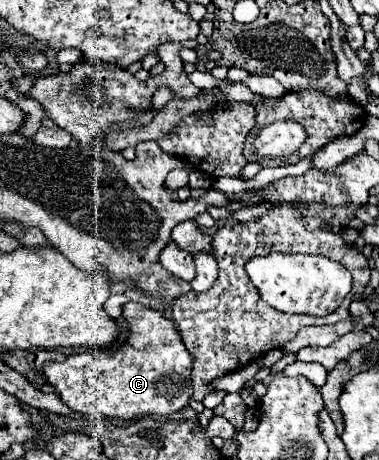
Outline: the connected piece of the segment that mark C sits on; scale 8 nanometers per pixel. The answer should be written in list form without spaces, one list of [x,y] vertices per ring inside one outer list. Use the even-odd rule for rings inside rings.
[[[126,303],[122,317],[128,323],[128,339],[116,349],[94,349],[78,355],[70,355],[62,363],[44,363],[42,373],[50,385],[54,385],[60,399],[86,418],[138,419],[142,415],[170,415],[188,405],[192,395],[192,357],[186,353],[178,329],[160,311],[144,307],[140,303]]]

